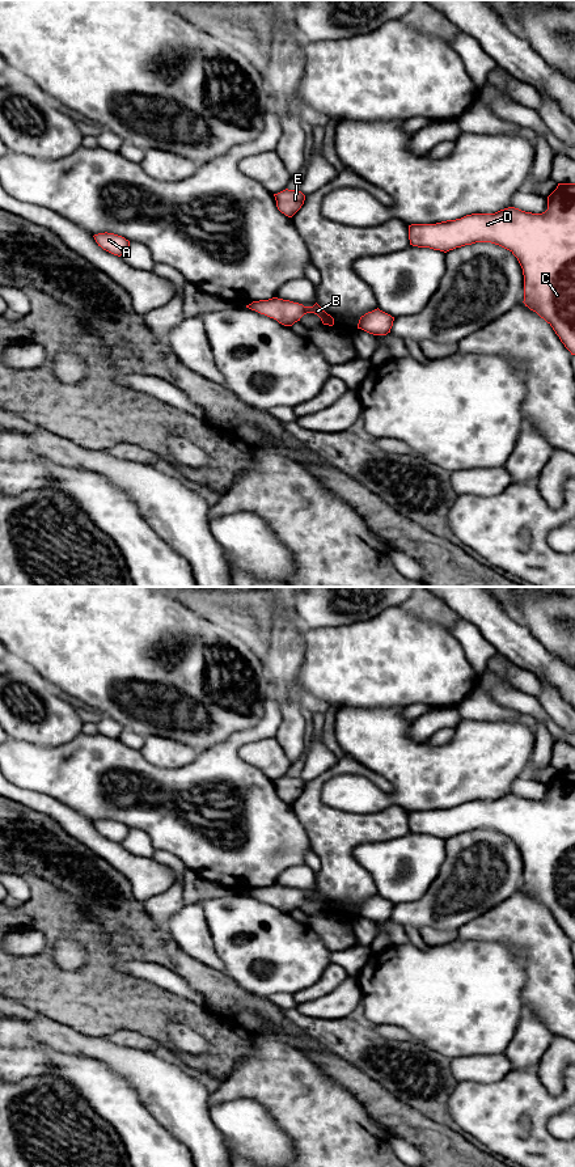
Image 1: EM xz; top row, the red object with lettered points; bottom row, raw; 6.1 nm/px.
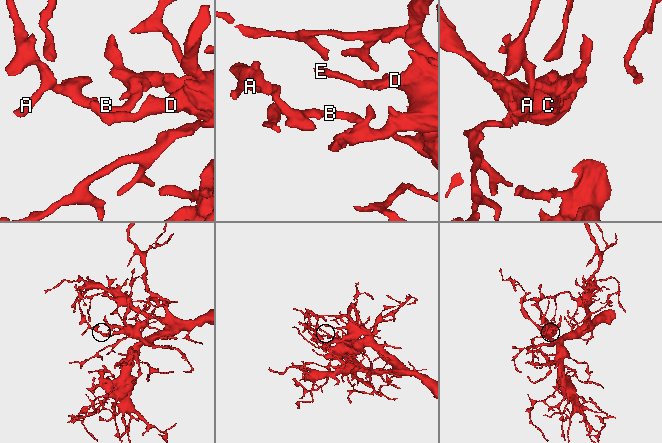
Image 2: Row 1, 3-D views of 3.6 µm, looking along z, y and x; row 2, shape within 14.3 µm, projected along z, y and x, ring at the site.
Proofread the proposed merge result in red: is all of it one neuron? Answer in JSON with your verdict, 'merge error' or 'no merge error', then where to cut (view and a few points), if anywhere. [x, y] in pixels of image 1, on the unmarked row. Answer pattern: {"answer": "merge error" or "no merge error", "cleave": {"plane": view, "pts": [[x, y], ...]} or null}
{"answer": "no merge error", "cleave": null}

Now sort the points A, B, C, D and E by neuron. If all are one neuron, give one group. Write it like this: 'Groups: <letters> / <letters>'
Groups: A B C D E

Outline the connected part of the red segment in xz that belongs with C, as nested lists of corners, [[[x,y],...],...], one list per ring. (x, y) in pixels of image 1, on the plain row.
[[[558,770],[542,800],[508,794],[495,800],[472,800],[436,811],[411,811],[409,826],[413,833],[444,840],[475,829],[491,829],[510,837],[523,855],[523,889],[544,905],[575,942],[575,770]]]

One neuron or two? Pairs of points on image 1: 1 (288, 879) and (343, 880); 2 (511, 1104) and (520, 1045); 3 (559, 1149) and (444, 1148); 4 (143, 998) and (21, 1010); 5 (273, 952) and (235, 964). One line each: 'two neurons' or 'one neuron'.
1: two neurons
2: two neurons
3: two neurons
4: two neurons
5: one neuron

